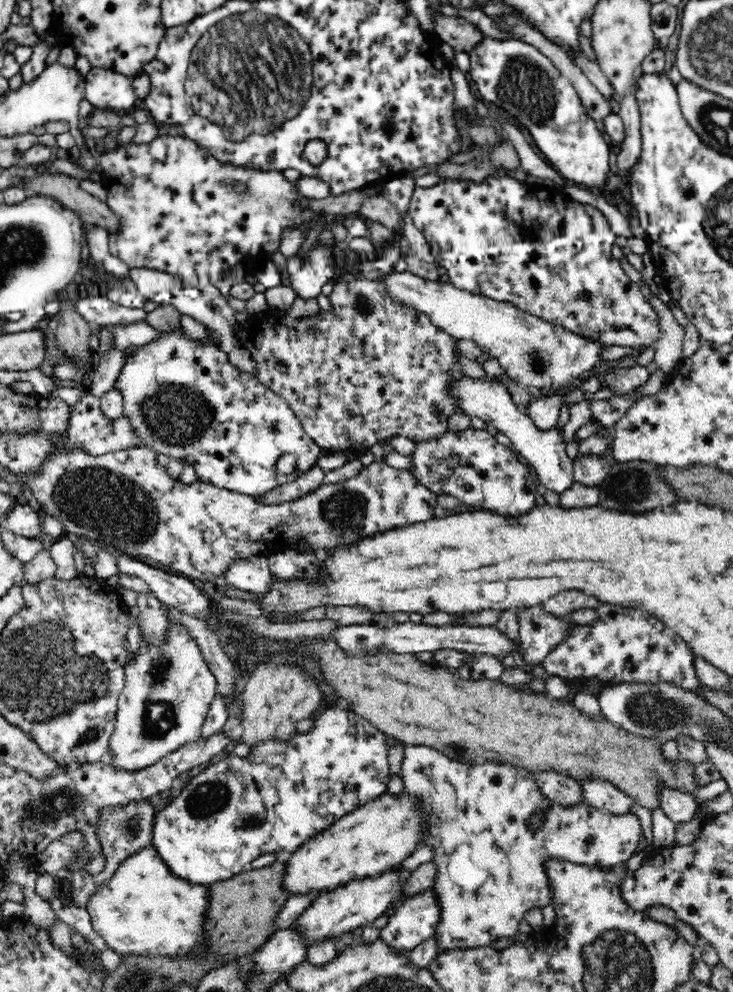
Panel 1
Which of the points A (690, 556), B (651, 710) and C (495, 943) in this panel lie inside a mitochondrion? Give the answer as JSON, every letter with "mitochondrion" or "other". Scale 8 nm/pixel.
{"A":"other","B":"mitochondrion","C":"other"}

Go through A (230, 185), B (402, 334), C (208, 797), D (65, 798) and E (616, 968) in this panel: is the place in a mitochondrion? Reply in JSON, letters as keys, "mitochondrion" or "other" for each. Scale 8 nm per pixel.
{"A":"mitochondrion","B":"other","C":"mitochondrion","D":"mitochondrion","E":"mitochondrion"}

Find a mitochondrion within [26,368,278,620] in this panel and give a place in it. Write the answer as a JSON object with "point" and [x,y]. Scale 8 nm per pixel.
{"point":[96,499]}

